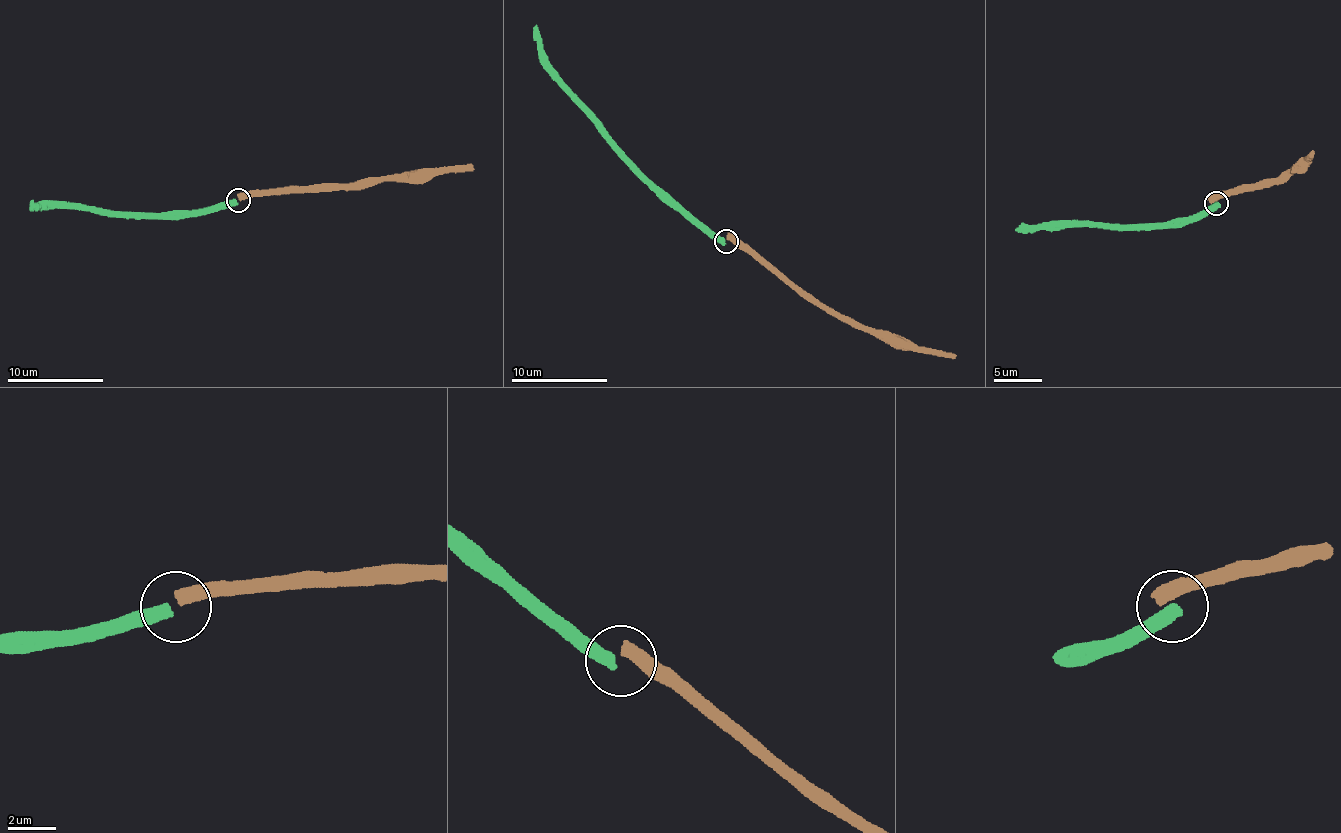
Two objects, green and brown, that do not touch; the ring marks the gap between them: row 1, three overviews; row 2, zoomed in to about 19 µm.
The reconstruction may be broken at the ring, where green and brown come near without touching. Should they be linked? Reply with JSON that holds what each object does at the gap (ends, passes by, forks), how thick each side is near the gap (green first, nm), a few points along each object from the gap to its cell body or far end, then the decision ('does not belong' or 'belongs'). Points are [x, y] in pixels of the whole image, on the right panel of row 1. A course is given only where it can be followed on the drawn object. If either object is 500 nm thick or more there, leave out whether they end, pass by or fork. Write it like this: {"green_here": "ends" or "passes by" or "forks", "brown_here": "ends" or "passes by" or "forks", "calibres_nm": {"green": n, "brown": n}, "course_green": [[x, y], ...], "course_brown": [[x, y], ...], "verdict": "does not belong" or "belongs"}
{"calibres_nm": {"green": 480, "brown": 600}, "course_green": [[1217, 204], [1204, 215], [1131, 224], [1015, 231]], "course_brown": [[1214, 201], [1217, 195], [1276, 184], [1314, 153]], "verdict": "does not belong"}

